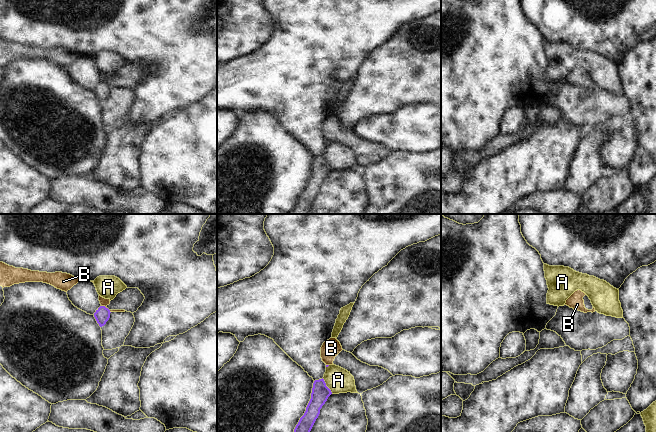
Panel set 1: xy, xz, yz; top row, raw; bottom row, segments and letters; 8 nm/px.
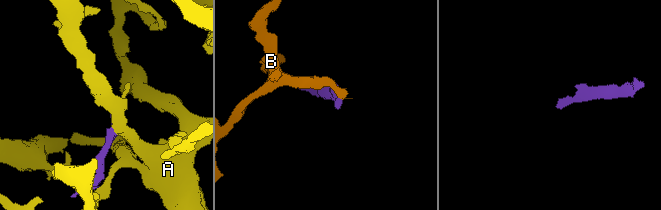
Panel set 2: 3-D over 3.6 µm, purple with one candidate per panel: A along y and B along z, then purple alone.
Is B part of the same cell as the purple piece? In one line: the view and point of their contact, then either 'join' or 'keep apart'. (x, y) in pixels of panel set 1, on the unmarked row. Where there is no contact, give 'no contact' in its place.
xy (104, 82) | keep apart

